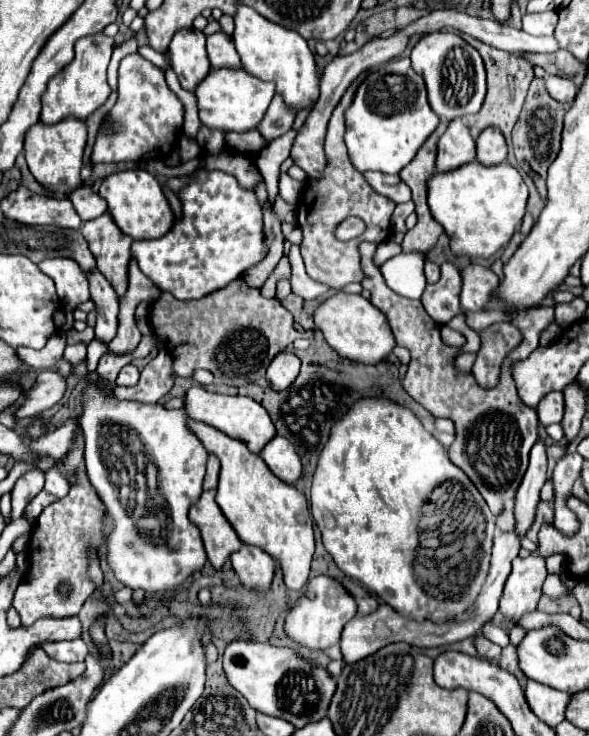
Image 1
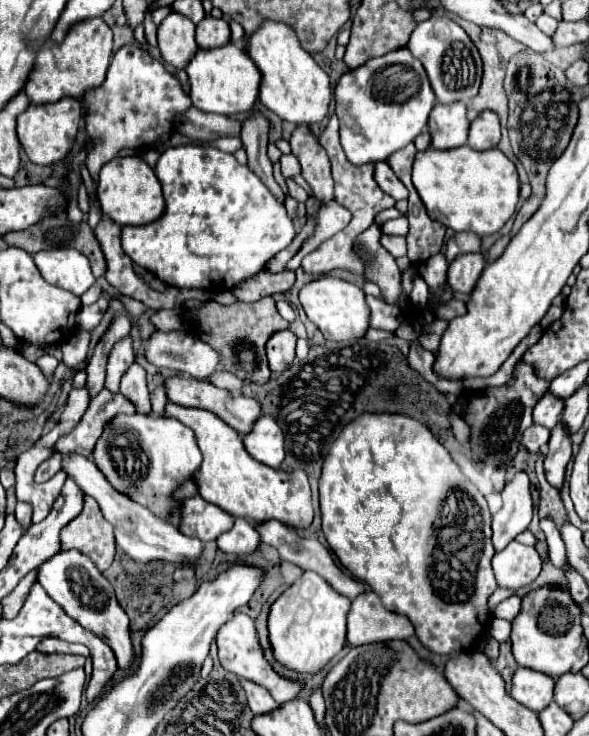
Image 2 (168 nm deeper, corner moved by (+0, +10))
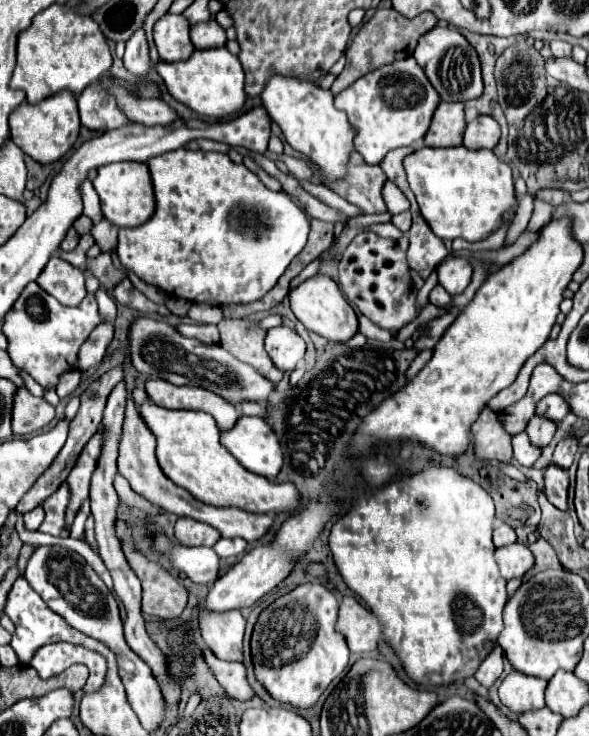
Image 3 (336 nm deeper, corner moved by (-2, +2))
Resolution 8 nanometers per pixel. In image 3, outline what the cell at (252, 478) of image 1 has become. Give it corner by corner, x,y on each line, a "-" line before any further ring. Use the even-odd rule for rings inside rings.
144,401
140,415
158,439
156,457
166,477
198,501
212,507
238,507
248,513
292,513
302,505
300,491
292,481
278,485
244,469
220,443
220,429
208,413
170,411
152,401

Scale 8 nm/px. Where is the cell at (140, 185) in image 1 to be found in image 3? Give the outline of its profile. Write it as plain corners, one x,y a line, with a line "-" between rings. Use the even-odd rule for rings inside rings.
122,161
98,167
98,177
92,181
94,189
100,195
104,219
108,219
116,227
138,227
148,221
154,213
154,193
152,181
148,177
148,165
136,161

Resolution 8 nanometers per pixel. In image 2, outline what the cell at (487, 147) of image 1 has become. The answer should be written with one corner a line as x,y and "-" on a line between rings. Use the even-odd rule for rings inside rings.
482,111
472,123
470,123
470,133
468,133
468,145
472,149
490,149
496,147
500,141
500,121
496,113

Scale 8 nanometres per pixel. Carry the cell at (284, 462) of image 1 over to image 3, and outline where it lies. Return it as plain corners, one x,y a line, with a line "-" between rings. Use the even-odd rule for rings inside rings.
240,417
236,427
230,433
222,433
222,445
252,473
262,475
266,479
274,479
282,469
282,449
274,429
262,417

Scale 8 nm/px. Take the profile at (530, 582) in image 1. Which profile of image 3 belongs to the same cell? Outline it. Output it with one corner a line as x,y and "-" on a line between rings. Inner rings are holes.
512,543
506,547
496,549
494,553
500,575
510,581
516,577
524,577
534,567
534,555
532,551
522,543

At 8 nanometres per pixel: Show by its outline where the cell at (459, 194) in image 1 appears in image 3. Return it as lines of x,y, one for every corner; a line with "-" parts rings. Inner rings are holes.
420,147
414,155
404,159
404,167
410,189
420,205
420,213
440,239
486,239
504,225
504,215
512,215
518,207
510,167
488,149

